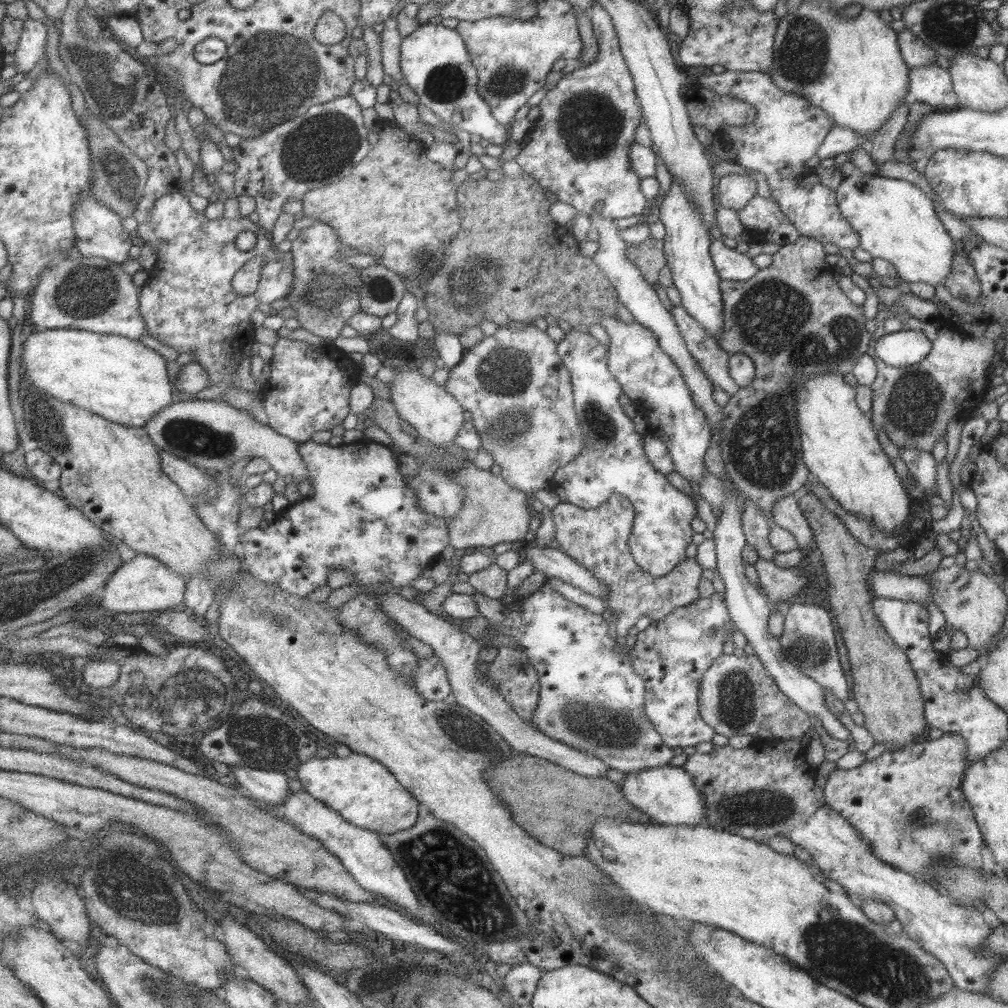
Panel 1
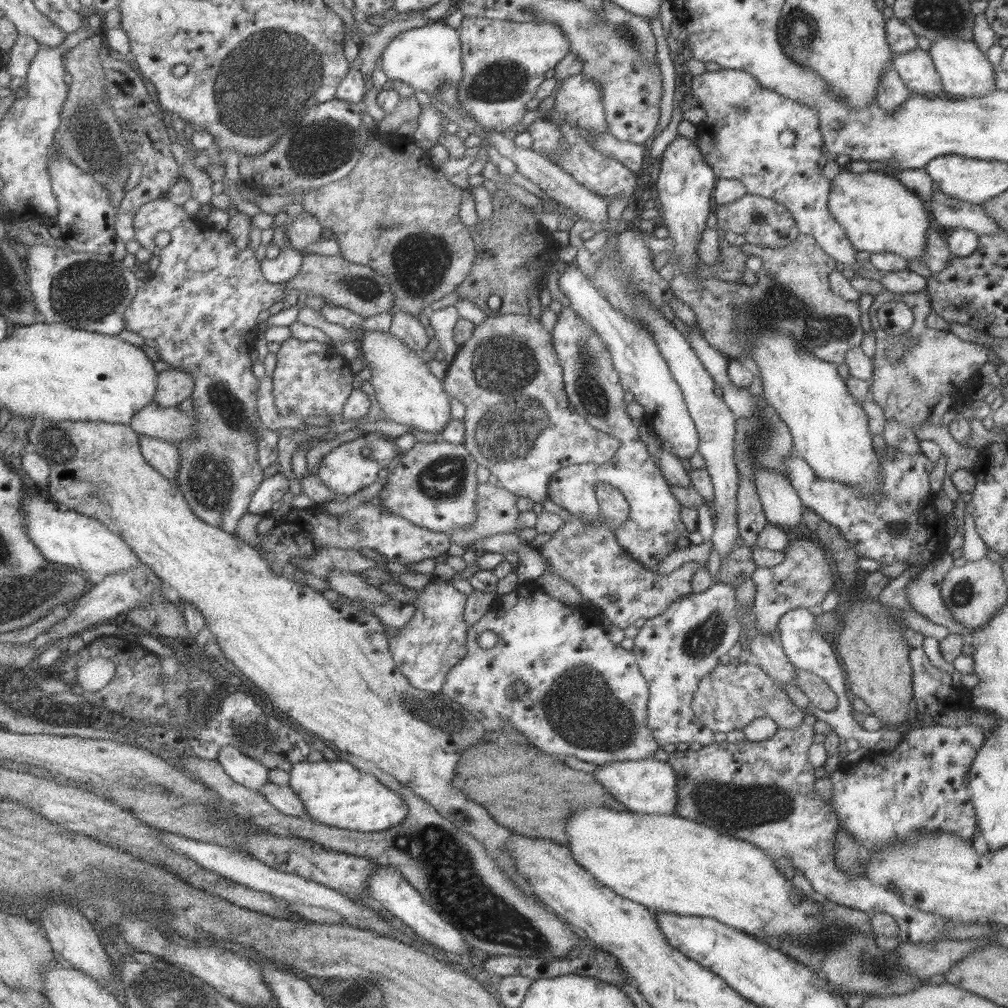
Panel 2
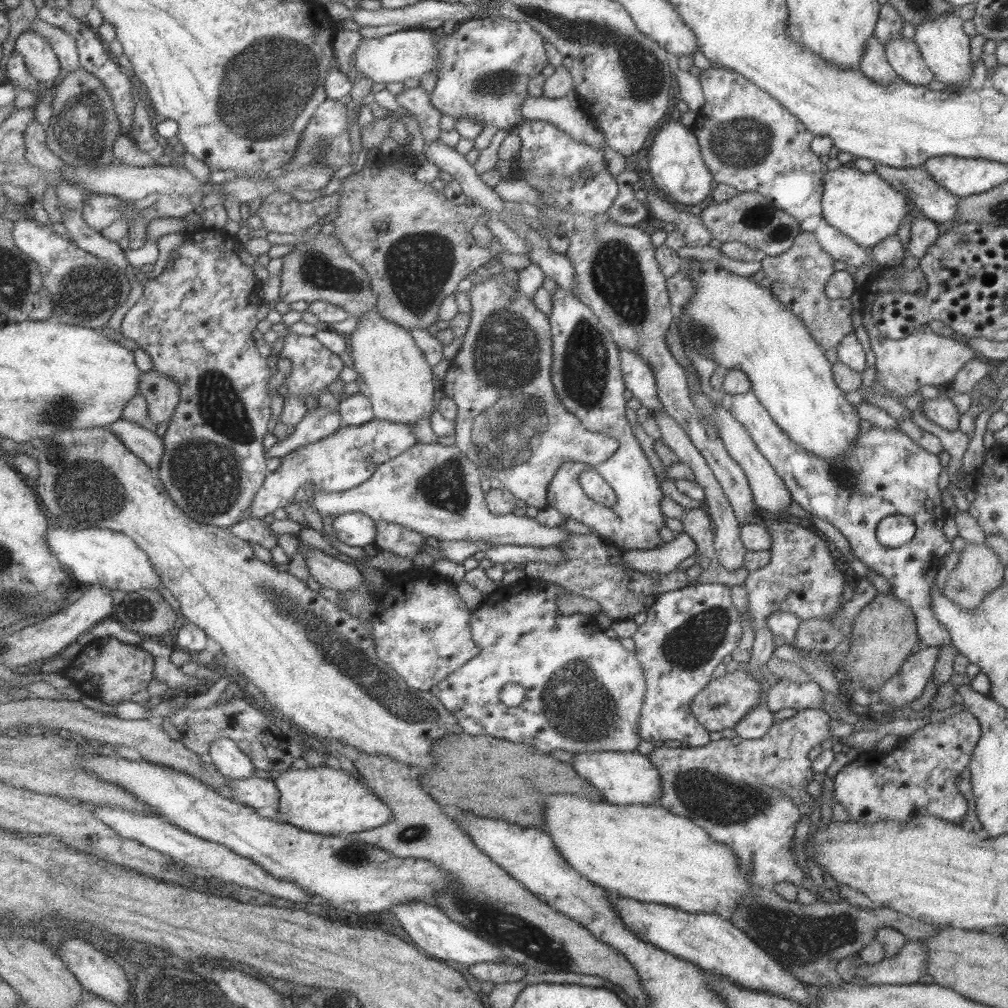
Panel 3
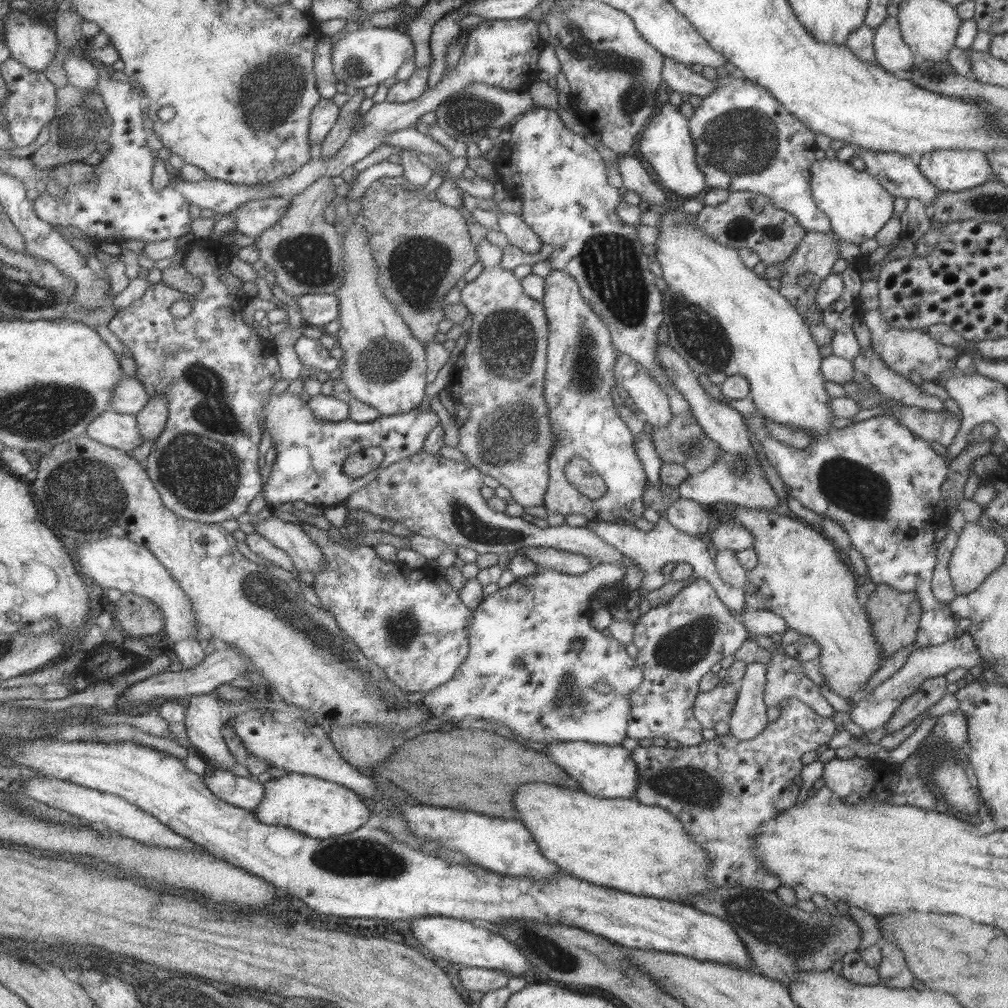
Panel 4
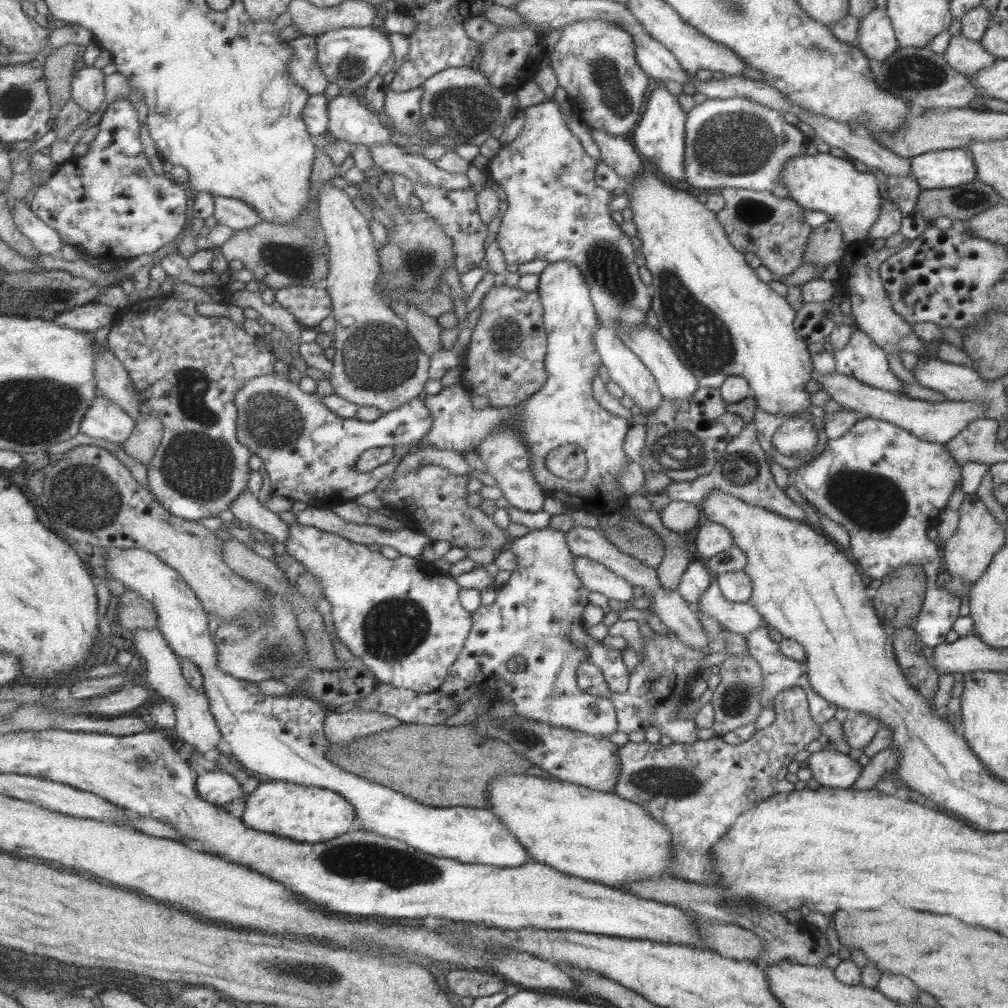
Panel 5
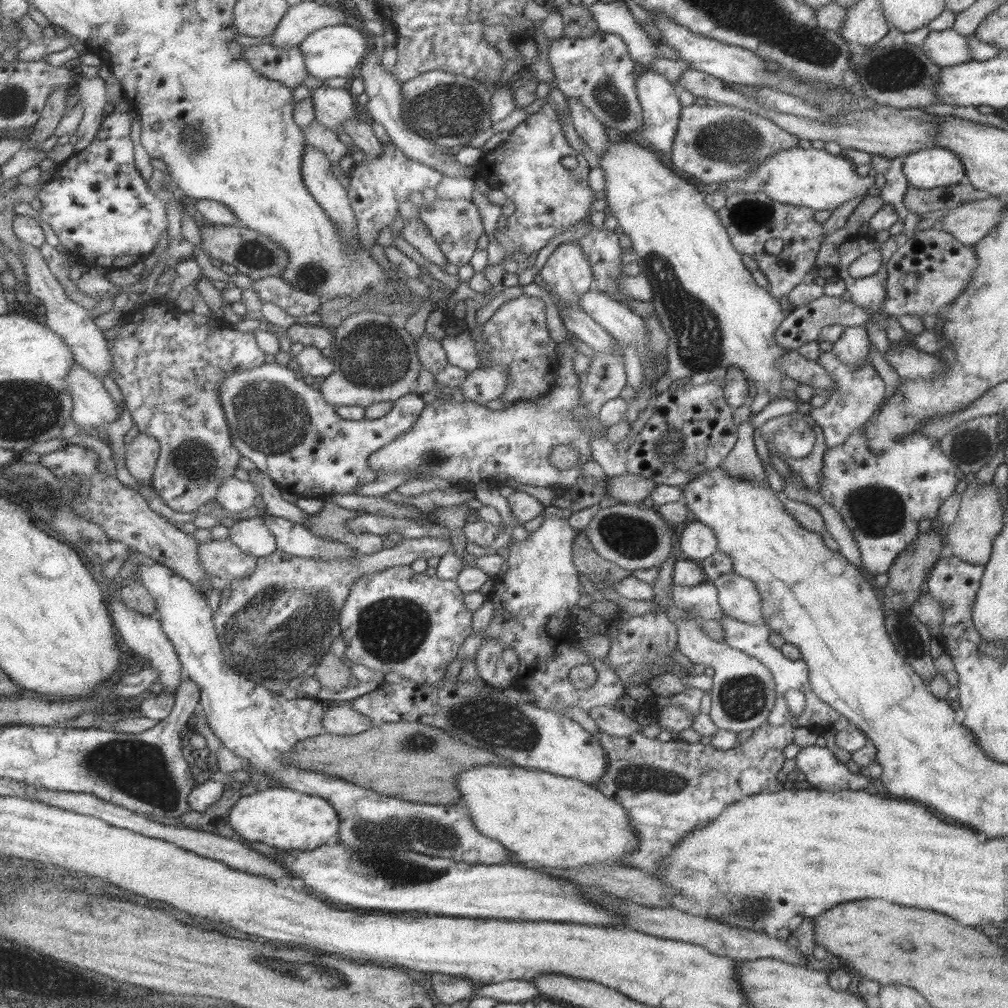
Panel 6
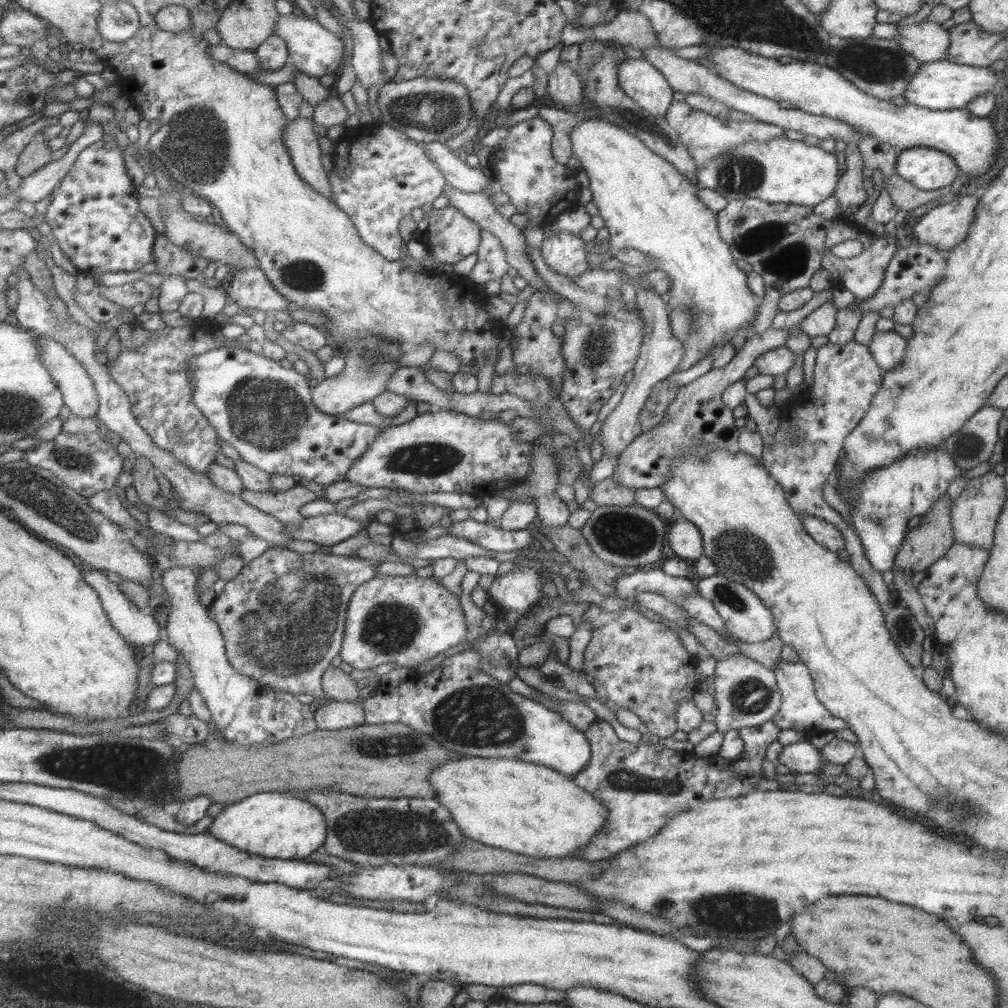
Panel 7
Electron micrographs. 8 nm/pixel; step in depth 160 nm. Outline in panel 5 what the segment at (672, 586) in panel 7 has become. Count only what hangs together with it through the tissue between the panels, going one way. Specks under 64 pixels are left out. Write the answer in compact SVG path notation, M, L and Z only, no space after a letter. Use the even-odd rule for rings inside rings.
M712 580L698 598L698 610L712 618L727 631L744 635L758 626L765 625L761 615L748 602L727 602L718 584Z

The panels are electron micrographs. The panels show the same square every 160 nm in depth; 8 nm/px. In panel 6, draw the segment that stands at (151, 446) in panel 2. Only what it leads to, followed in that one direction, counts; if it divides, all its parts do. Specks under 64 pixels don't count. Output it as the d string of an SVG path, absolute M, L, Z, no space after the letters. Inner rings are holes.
M75 362L65 381L74 400L70 417L77 426L106 428L119 418L119 406L113 396L107 392L101 379L82 364Z

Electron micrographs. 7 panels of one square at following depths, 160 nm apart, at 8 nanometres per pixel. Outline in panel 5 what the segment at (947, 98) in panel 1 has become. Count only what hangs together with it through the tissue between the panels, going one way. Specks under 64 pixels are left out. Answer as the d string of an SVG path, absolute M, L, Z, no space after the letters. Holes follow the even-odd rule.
M873 5L858 22L856 46L875 64L889 56L898 46L884 8Z

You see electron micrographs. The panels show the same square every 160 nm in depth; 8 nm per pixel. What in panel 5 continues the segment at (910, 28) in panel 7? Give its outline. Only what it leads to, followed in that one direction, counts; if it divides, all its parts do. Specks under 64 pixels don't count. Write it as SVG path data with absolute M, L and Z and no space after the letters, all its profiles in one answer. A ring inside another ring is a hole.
M951 35L941 54L949 68L963 75L970 75L987 65L993 64L993 56L979 41L965 38L963 35Z

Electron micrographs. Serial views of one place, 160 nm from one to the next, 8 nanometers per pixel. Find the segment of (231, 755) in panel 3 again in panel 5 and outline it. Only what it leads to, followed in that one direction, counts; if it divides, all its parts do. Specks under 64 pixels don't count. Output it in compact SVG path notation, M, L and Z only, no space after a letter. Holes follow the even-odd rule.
M135 629L131 631L134 638L136 654L145 661L144 671L148 685L157 690L157 694L175 706L178 721L173 732L180 742L188 743L204 756L214 756L217 744L221 742L223 734L216 718L212 715L211 701L205 690L197 690L189 683L183 674L181 657L171 648L167 637L158 629Z

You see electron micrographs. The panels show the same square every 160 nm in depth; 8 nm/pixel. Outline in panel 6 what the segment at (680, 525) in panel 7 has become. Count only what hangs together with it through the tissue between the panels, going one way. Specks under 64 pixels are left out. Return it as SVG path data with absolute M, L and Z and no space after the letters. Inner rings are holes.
M694 521L681 530L679 550L686 559L699 562L716 551L716 538L708 526Z

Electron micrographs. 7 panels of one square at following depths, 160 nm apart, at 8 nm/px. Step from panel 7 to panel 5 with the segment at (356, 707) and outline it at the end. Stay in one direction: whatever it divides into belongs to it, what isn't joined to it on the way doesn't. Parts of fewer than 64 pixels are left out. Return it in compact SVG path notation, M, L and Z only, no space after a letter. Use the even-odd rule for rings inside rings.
M333 710L326 716L326 736L333 744L348 745L403 723L395 716L364 710Z

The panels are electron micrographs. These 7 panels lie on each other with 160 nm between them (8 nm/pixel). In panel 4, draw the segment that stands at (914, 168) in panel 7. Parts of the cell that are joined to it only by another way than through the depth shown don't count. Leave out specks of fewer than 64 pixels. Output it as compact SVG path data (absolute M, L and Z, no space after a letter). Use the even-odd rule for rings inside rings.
M978 150L926 152L920 156L917 168L934 188L943 192L959 192L981 186L990 175L985 153Z

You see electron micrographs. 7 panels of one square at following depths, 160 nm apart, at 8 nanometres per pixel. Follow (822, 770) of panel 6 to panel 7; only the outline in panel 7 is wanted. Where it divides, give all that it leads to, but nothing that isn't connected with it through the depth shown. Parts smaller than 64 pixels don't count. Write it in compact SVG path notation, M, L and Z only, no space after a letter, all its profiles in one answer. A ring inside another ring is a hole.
M808 740L795 742L782 746L776 760L778 764L784 764L790 772L805 774L819 773L819 765L822 764L820 751L815 749Z

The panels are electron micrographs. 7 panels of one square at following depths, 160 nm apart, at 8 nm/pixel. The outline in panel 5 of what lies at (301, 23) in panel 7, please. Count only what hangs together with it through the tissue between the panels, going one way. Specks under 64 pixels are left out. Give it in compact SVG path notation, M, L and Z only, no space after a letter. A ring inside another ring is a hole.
M370 26L340 28L326 32L316 37L318 65L330 82L337 83L341 89L351 93L356 88L365 86L391 56L393 44L387 36L388 34Z

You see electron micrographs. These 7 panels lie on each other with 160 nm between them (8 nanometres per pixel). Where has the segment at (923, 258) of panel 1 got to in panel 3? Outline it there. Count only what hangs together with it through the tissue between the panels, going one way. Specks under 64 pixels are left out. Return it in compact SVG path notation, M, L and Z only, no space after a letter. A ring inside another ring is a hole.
M841 165L834 169L826 169L821 180L823 219L829 226L865 249L885 240L891 234L896 234L902 220L908 215L913 216L911 202L903 194L891 189L889 184L873 171L864 173L854 167L847 168Z

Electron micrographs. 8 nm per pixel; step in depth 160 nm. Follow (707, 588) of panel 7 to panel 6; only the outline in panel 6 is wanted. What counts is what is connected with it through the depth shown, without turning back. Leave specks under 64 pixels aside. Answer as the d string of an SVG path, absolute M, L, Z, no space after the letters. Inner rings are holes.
M725 573L711 581L717 591L717 602L725 617L746 622L762 618L762 604L755 584L738 574Z

